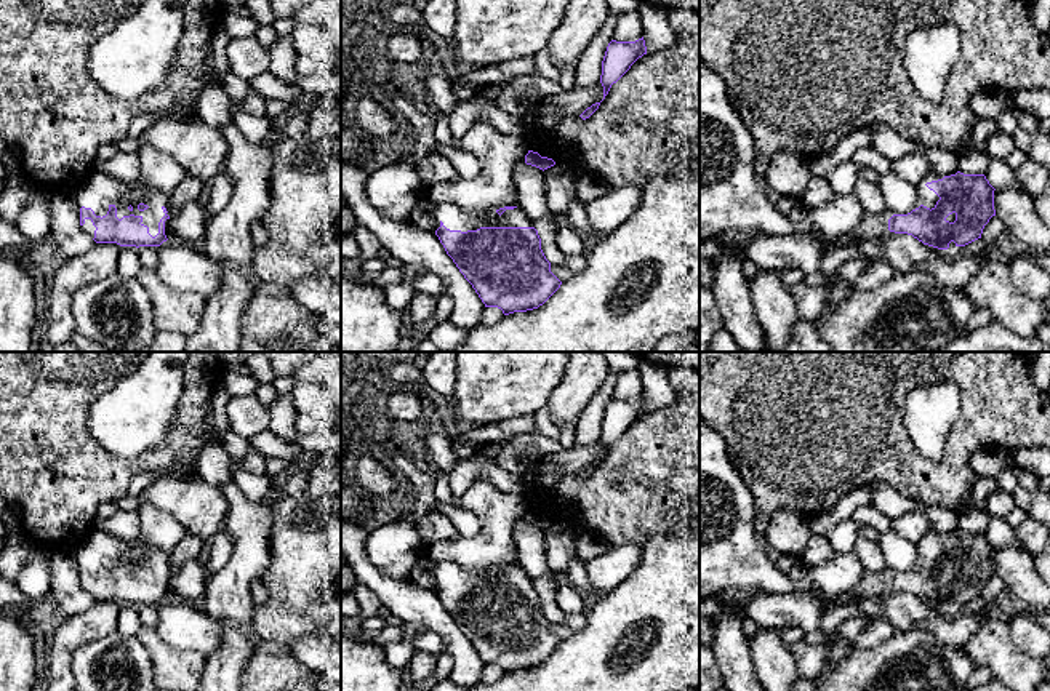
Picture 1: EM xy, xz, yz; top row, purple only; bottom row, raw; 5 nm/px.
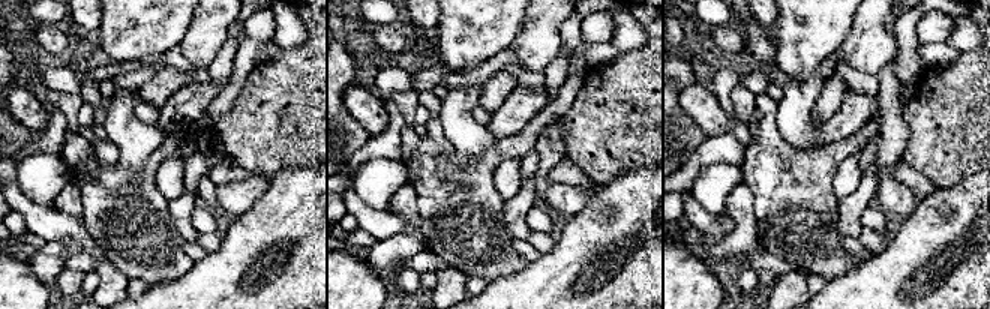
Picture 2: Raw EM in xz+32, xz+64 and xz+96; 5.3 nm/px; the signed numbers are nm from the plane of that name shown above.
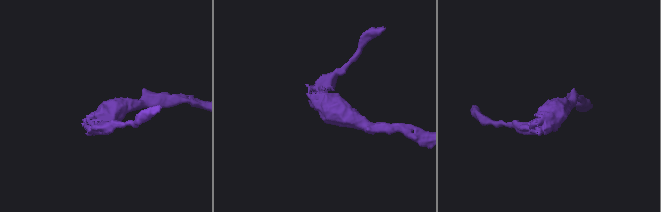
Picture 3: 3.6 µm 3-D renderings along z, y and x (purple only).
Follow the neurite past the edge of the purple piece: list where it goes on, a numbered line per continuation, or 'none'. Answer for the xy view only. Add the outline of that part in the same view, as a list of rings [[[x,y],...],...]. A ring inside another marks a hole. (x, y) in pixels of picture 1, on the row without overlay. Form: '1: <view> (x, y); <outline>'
1: xy (98, 549); [[[93,529],[80,542],[74,552],[78,568],[82,565],[91,566],[96,574],[106,574],[109,565],[117,566],[117,576],[141,574],[144,584],[149,585],[149,592],[155,595],[158,592],[158,581],[166,573],[170,574],[170,553],[158,549],[144,545],[138,537],[133,541],[118,541],[104,531]]]

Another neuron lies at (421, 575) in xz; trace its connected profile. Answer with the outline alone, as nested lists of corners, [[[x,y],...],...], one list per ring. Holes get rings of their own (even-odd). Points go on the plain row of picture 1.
[[[424,555],[411,569],[410,579],[424,589],[435,590],[435,574],[434,574],[434,563]]]

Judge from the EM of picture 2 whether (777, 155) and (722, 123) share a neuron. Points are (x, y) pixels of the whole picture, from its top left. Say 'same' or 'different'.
different

